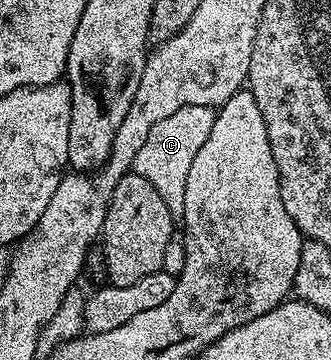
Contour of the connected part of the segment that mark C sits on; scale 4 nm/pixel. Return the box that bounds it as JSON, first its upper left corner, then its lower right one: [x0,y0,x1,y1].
[134,105,216,217]

